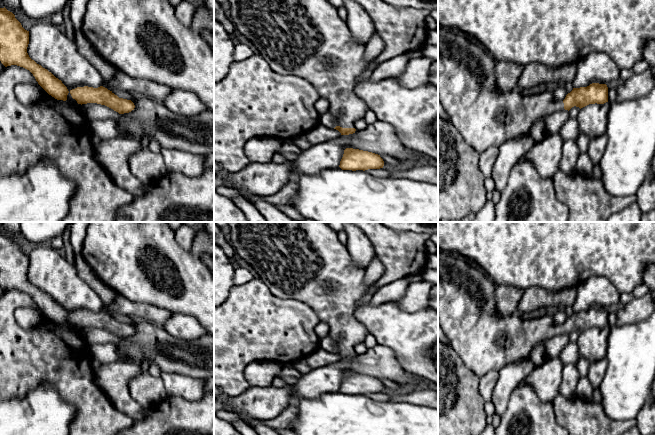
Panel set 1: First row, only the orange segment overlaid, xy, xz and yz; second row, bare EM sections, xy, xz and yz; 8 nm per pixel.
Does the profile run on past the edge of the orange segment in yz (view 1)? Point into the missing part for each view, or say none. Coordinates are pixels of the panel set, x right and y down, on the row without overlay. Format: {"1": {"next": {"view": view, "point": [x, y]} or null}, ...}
{"1": {"next": {"view": "yz", "point": [467, 313]}}}

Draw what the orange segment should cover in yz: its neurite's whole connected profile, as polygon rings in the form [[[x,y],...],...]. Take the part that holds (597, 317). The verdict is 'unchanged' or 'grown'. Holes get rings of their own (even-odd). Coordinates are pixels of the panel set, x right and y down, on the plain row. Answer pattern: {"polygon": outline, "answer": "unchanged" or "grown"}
{"polygon": [[[438,248],[438,323],[450,346],[479,377],[491,370],[499,372],[504,366],[529,357],[538,343],[555,335],[608,326],[608,311],[599,307],[573,312],[563,325],[555,324],[548,315],[526,318],[514,312],[501,317],[496,308],[496,288],[489,276],[473,262]]], "answer": "grown"}

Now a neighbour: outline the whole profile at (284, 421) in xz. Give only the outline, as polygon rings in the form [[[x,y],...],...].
[[[292,404],[274,419],[264,420],[261,423],[274,430],[292,430],[292,424],[298,417],[298,412],[297,404]]]

